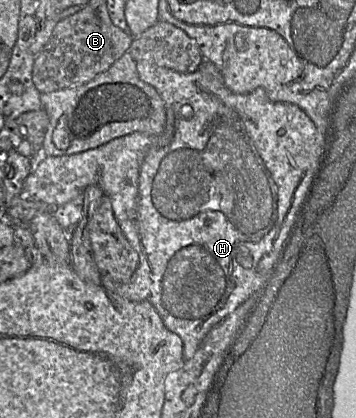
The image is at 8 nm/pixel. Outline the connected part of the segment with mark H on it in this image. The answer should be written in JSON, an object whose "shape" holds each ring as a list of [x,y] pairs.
{"shape":[[[137,62],[139,77],[153,86],[161,96],[166,108],[166,125],[160,135],[135,132],[114,139],[99,147],[77,154],[64,156],[47,156],[25,179],[23,191],[26,196],[46,203],[50,208],[59,207],[82,194],[89,185],[102,188],[112,203],[115,218],[122,232],[139,255],[139,265],[128,283],[115,282],[110,276],[101,274],[102,286],[124,299],[130,301],[147,301],[155,308],[168,330],[177,334],[183,343],[184,362],[196,353],[207,333],[251,295],[259,294],[267,283],[279,259],[284,244],[290,234],[295,217],[304,203],[310,186],[317,172],[318,165],[325,153],[321,134],[309,116],[297,105],[275,102],[268,98],[262,88],[245,94],[229,90],[224,80],[214,79],[210,74],[182,73],[153,62]]]}

